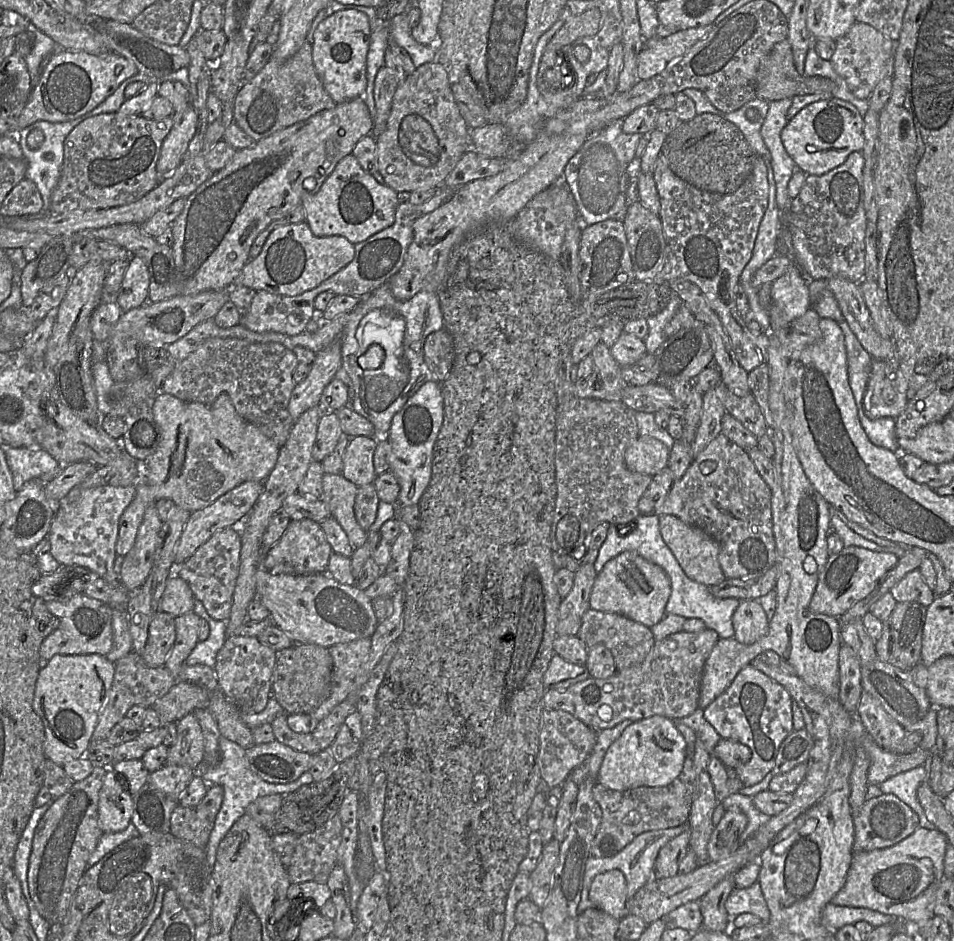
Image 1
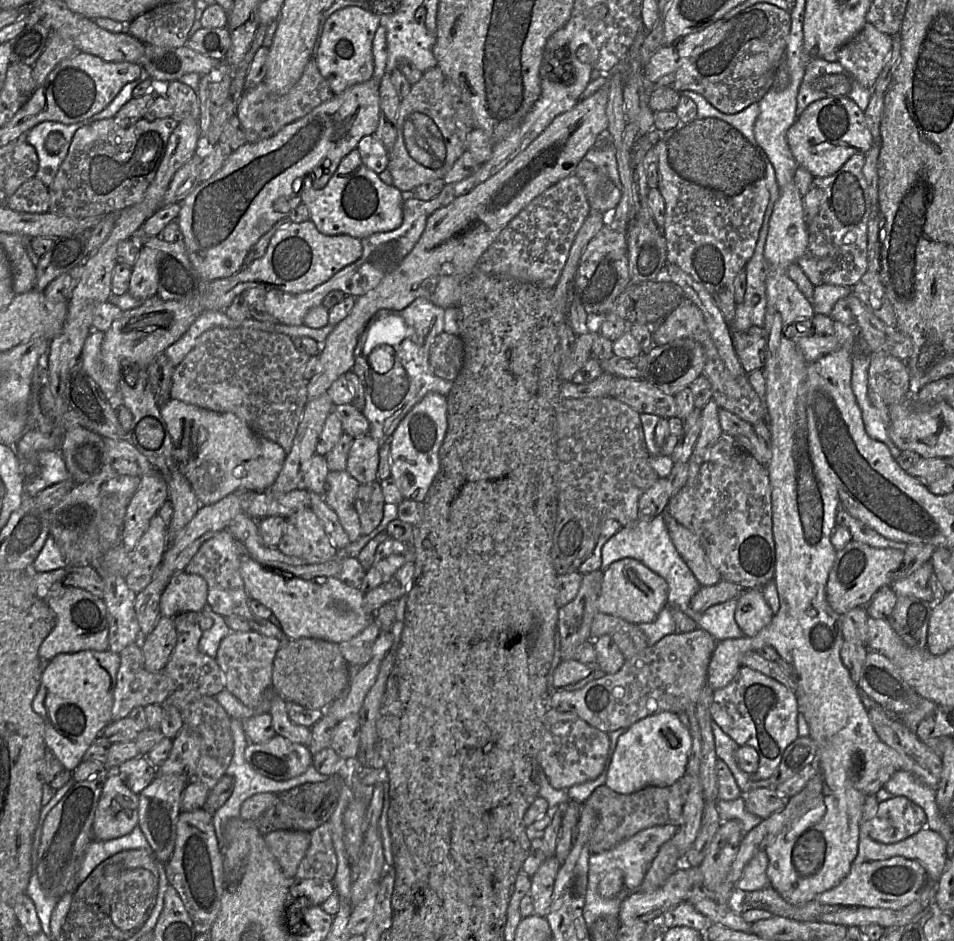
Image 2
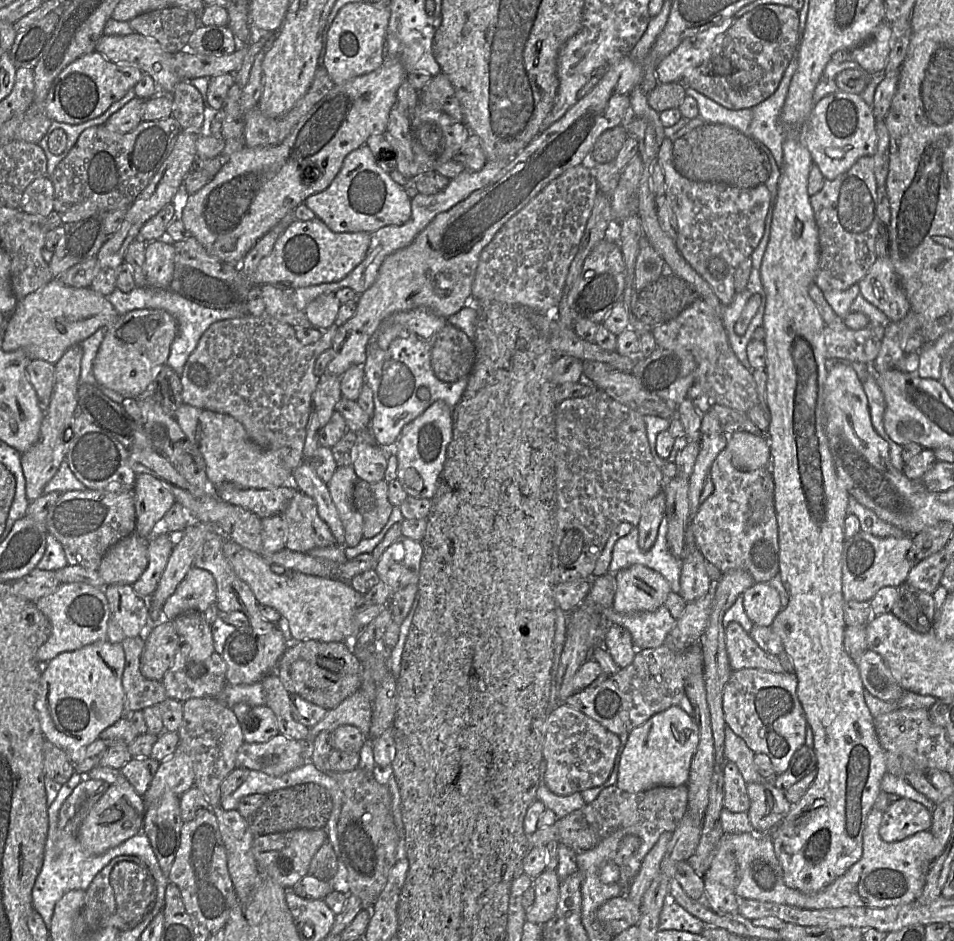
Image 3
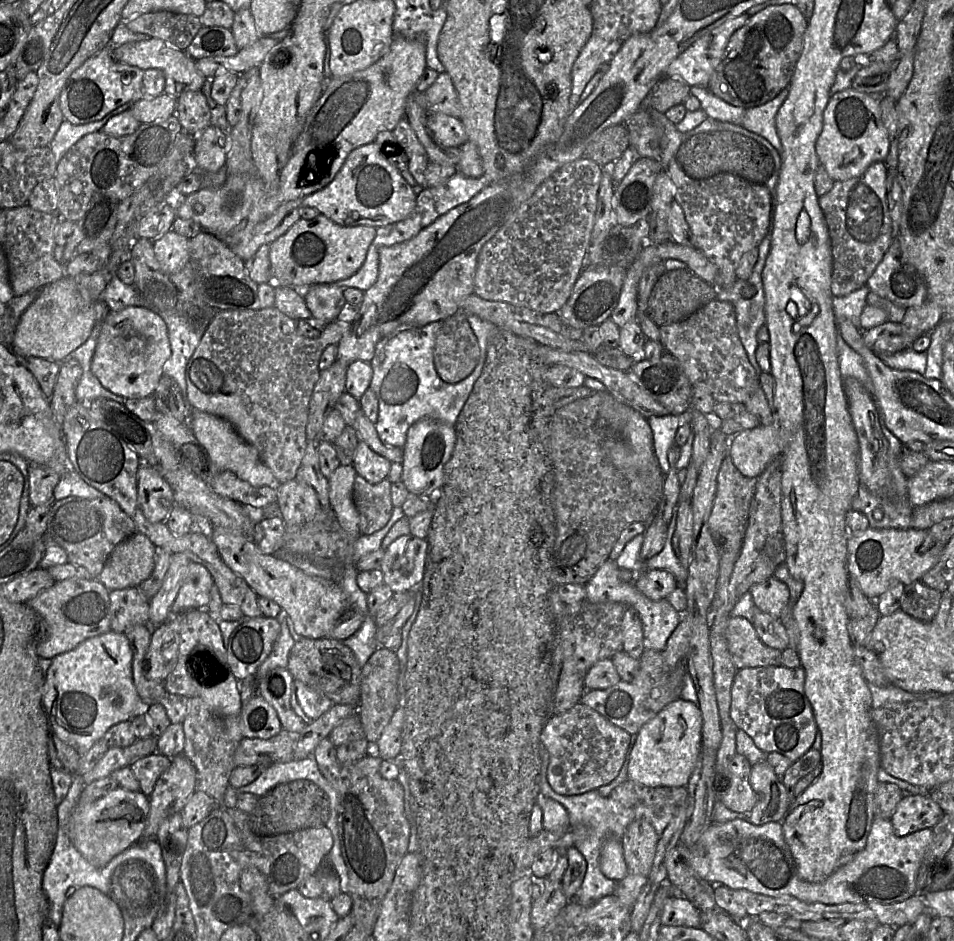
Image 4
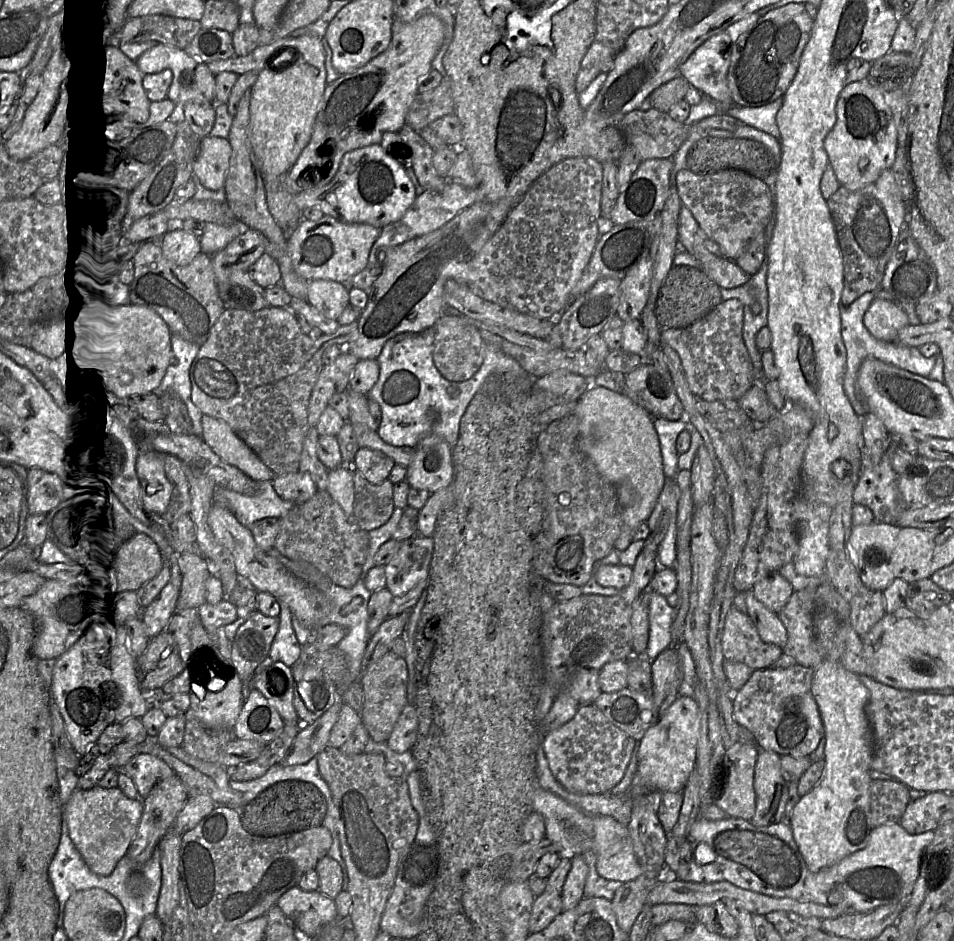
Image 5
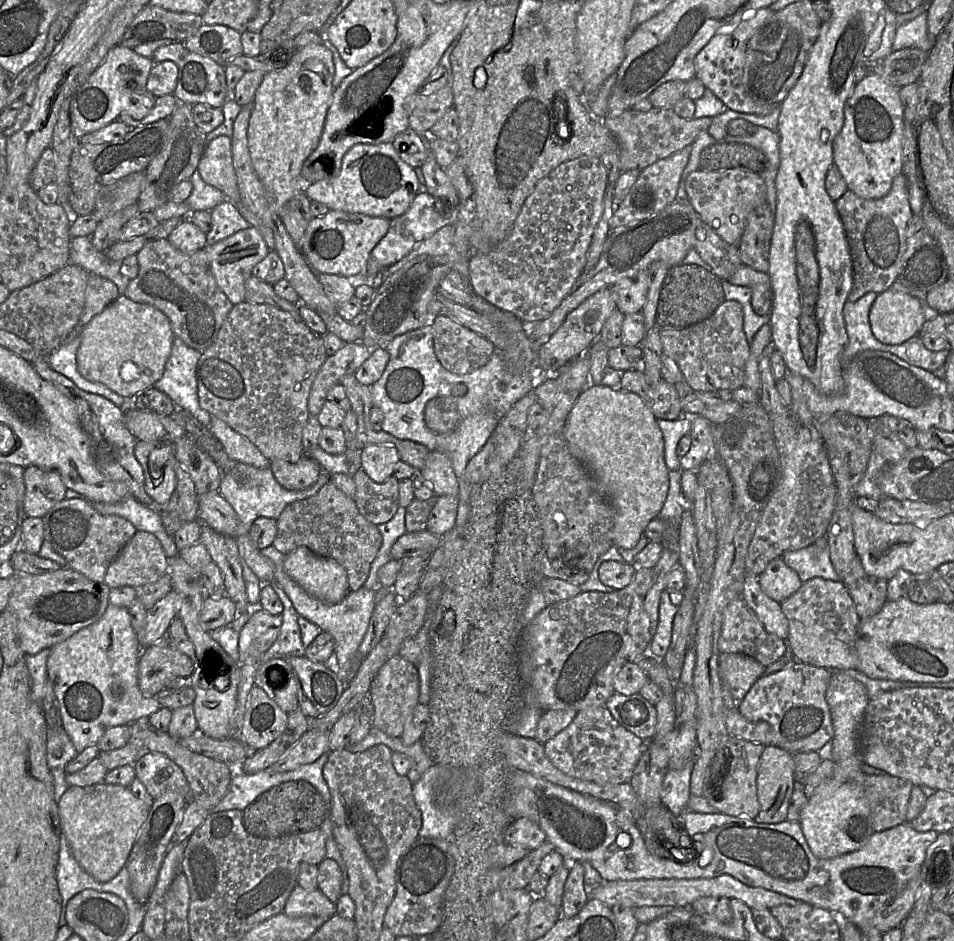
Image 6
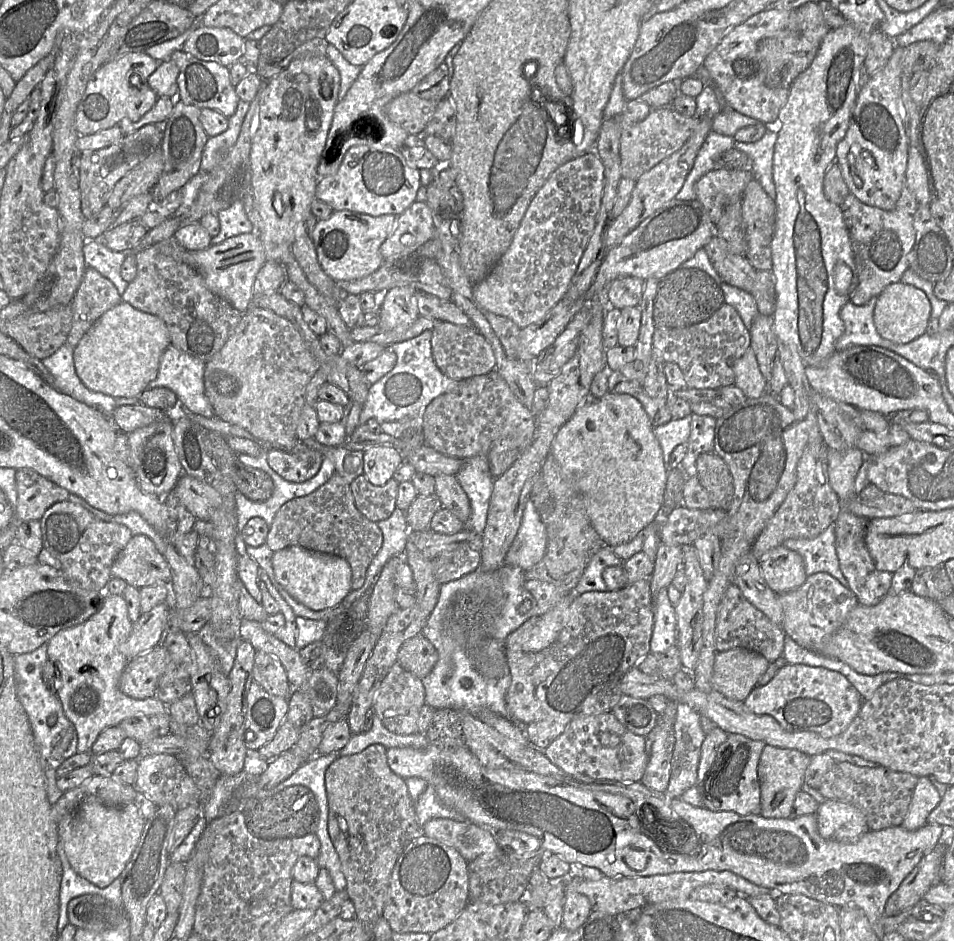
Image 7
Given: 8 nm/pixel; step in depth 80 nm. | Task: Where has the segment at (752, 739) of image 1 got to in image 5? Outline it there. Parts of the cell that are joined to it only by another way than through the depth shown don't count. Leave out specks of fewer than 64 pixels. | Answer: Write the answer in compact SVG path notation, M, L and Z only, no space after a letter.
M795 664L785 669L754 670L746 684L733 694L733 717L750 731L761 749L780 756L808 757L824 738L817 703L811 692L813 668Z

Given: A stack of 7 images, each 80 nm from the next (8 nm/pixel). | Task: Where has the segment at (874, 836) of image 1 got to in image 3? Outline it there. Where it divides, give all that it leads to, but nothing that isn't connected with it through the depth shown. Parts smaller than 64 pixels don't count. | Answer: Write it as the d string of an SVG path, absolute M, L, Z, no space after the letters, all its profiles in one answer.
M900 797L883 812L879 834L886 842L896 842L917 832L930 830L931 826L931 810L917 801Z

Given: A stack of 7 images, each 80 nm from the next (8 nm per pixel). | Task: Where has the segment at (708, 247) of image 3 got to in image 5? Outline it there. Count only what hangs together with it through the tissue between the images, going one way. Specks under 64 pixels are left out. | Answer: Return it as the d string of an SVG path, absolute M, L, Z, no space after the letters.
M686 168L678 171L675 179L681 203L719 245L723 257L736 261L747 243L765 232L773 210L773 198L764 181L739 170L698 175Z

